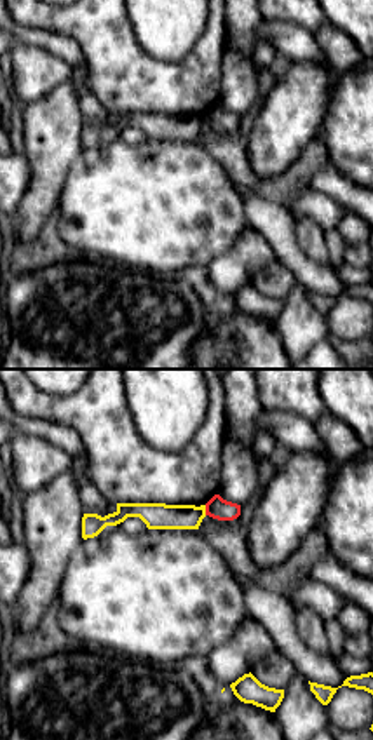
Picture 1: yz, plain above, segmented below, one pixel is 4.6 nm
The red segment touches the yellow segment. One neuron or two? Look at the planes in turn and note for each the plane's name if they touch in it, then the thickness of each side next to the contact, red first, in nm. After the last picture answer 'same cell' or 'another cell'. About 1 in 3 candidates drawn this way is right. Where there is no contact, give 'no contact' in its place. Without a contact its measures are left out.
meets red in yz; 100 nm thick on the red side, 130 nm on the other

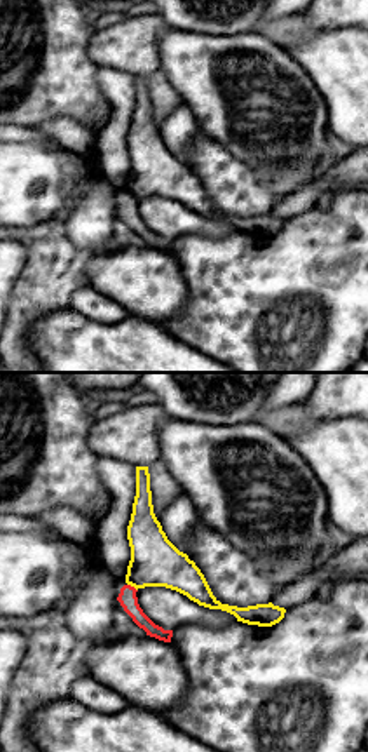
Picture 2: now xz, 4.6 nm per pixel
meets red in xz; 90 nm thick on the red side, 220 nm on the other

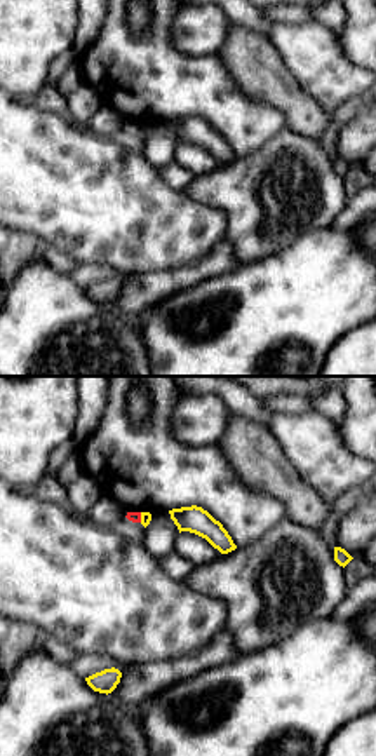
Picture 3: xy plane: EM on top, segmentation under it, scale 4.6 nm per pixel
meets red in xy; 50 nm thick on the red side, 50 nm on the other

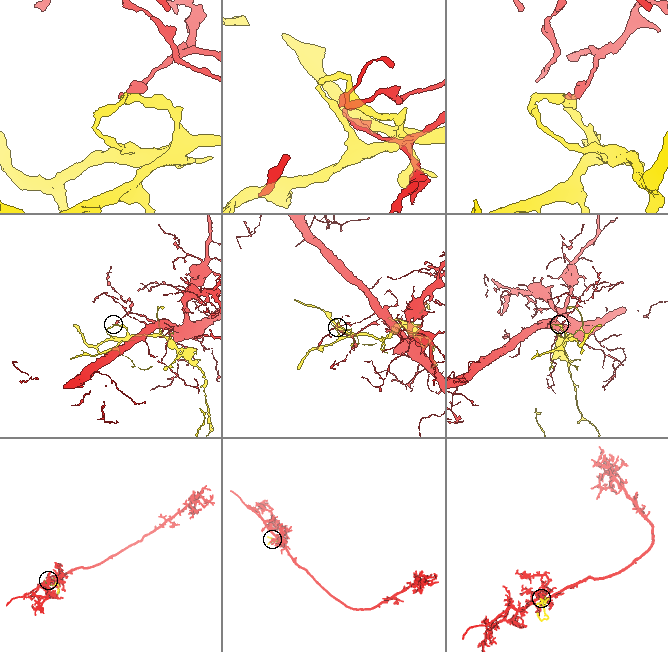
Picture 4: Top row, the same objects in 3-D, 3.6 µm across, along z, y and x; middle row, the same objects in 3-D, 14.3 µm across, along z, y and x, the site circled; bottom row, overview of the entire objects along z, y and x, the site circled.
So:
another cell

